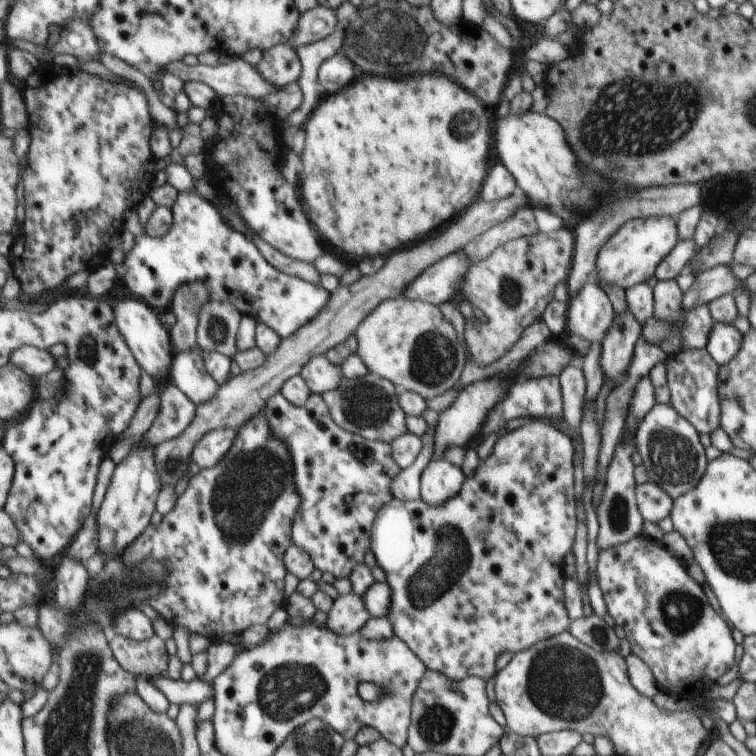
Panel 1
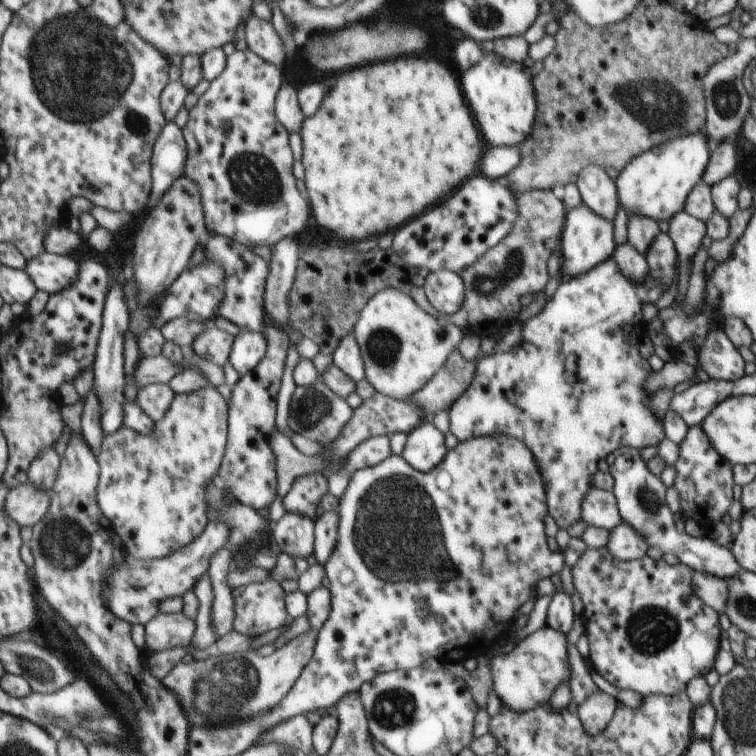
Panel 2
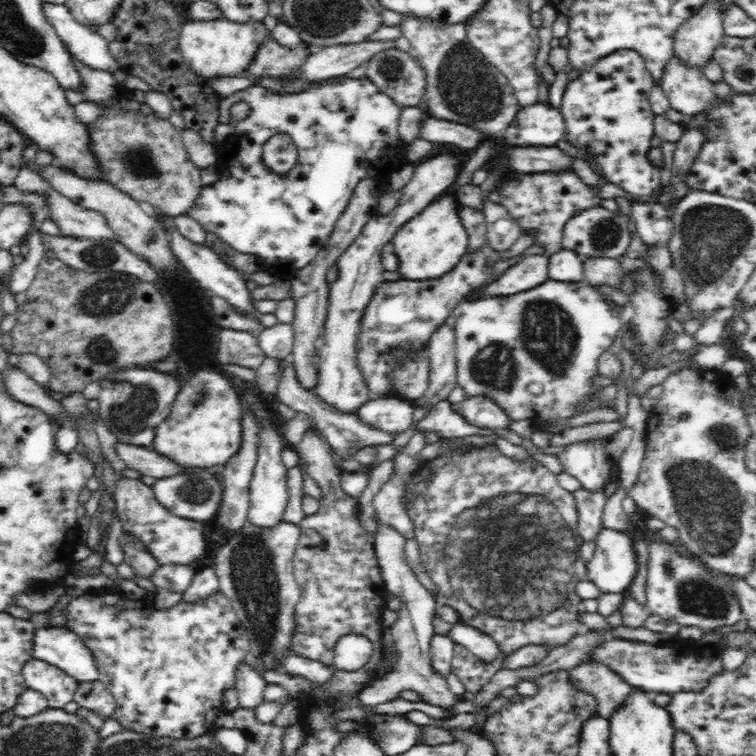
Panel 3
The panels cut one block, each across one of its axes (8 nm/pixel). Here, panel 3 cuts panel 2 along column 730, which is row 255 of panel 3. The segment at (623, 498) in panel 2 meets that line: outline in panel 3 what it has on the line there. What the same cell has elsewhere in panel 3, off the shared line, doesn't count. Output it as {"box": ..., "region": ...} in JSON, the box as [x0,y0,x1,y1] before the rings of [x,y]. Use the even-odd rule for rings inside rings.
{"box":[548,249,585,283],"region":[[[562,249],[549,257],[548,274],[552,280],[575,283],[585,280],[585,259],[575,254],[570,249]]]}

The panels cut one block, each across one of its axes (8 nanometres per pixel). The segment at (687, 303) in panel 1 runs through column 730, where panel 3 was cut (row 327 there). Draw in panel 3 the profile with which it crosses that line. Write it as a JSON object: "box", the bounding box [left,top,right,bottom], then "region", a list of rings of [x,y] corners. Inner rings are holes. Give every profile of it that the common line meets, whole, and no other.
{"box":[257,323,295,359],"region":[[[278,323],[276,326],[257,332],[258,344],[264,351],[264,358],[290,359],[295,341],[293,325]]]}

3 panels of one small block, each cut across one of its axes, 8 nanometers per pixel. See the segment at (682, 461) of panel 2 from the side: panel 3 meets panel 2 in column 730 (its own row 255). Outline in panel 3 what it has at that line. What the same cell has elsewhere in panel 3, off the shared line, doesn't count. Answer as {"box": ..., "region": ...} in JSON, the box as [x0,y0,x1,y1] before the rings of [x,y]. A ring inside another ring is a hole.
{"box":[356,242,506,400],"region":[[[488,242],[480,250],[468,251],[465,257],[450,272],[444,276],[430,280],[415,281],[400,278],[395,281],[384,281],[374,291],[368,306],[362,312],[360,320],[360,332],[356,338],[356,365],[360,375],[364,377],[368,389],[370,389],[369,400],[377,397],[399,396],[393,384],[393,372],[403,365],[404,361],[413,359],[418,351],[427,348],[430,337],[452,316],[453,309],[457,304],[465,300],[466,296],[475,288],[482,286],[488,276],[492,274],[493,264],[504,259],[506,252],[493,252]]]}

